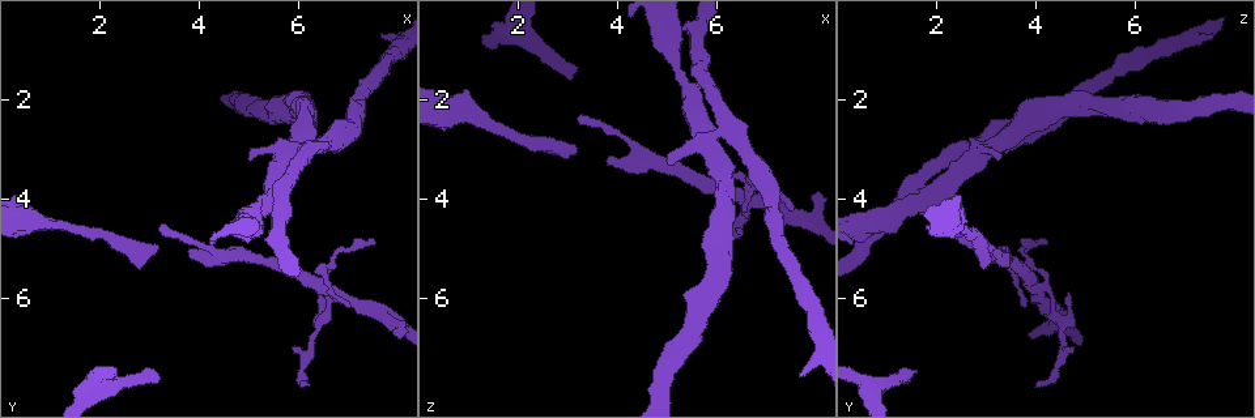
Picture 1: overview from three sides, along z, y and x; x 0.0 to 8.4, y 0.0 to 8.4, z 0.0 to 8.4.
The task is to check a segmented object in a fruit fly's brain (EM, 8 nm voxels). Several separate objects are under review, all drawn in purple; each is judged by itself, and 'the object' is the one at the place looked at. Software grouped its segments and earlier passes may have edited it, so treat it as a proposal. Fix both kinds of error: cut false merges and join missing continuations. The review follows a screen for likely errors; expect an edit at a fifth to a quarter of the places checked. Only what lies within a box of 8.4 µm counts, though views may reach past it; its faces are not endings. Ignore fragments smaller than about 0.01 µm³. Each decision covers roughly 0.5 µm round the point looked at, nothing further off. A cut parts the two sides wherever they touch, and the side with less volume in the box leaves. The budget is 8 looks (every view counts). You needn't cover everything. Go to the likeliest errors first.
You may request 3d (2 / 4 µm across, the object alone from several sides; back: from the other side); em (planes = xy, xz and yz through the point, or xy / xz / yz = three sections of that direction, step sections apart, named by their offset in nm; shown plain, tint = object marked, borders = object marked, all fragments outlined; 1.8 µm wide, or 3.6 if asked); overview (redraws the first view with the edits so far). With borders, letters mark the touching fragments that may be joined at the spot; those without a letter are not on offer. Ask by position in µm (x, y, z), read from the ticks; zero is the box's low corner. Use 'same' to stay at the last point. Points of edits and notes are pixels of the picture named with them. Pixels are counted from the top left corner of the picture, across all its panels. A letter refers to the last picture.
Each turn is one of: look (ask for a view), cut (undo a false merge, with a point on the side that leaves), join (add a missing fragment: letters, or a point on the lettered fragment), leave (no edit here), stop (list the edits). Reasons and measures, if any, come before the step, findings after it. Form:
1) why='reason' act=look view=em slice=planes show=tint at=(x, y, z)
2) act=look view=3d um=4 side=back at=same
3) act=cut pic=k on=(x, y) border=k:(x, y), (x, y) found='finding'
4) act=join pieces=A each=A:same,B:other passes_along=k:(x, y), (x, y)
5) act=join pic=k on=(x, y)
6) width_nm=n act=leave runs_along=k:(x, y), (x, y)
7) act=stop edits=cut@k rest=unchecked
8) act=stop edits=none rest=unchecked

why='long arm stops here' act=look view=em um=3.6 slice=planes show=plain at=(3.20, 4.95, 3.05)

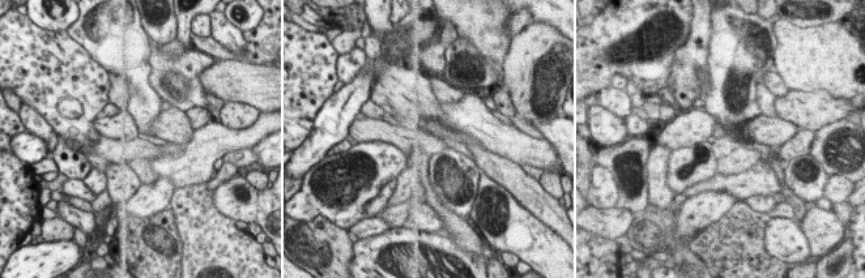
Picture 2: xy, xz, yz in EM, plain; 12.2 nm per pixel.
why='see the neighbours' act=look view=em um=3.6 slice=planes show=borders at=same

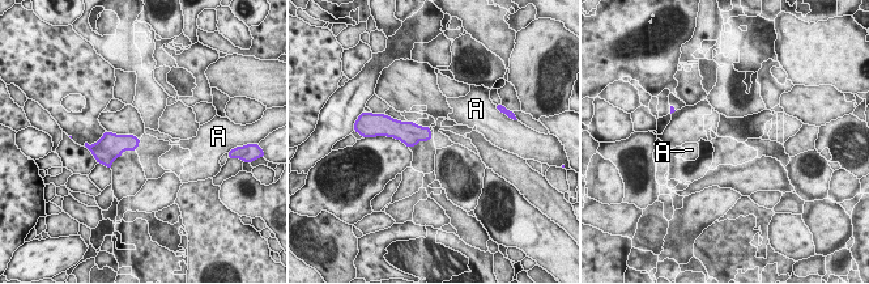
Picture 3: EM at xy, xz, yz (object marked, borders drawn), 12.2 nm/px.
width_nm=190 act=leave each=A:other border=3:(407, 119), (413, 122) found='no lettered fragment goes on from it'

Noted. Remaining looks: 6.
why='sudden change in width' act=look view=em slice=xz step=8 show=borders at=(6.55, 5.80, 4.05)

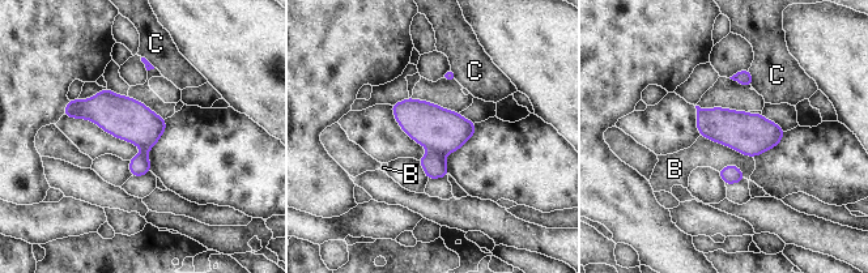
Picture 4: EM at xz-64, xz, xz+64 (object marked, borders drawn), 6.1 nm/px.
act=cut pic=4 on=(434, 165) each=B:other,C:other border=4:(429, 150), (435, 150), (445, 156) found='two neurons meet here'

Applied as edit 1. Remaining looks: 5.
why='thick turns thin' act=look view=em um=3.6 slice=planes show=borders at=(6.00, 3.00, 2.90)

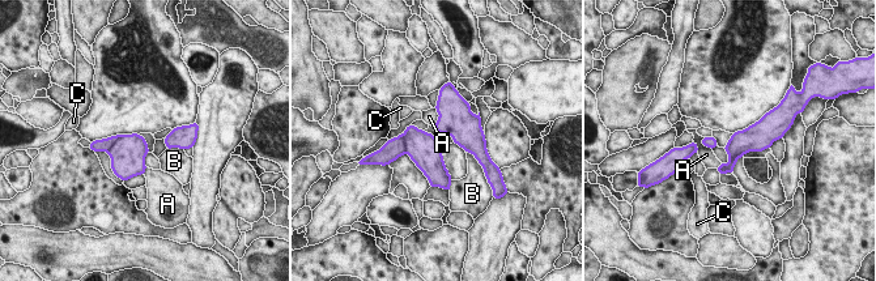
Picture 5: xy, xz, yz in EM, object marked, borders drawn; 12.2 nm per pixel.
act=leave each=A:other,B:other,C:other border=5:(436, 109), (438, 118), (432, 126) found='continuous, no second neuron'

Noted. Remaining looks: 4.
act=stop edits=cut@4 rest=unchecked

